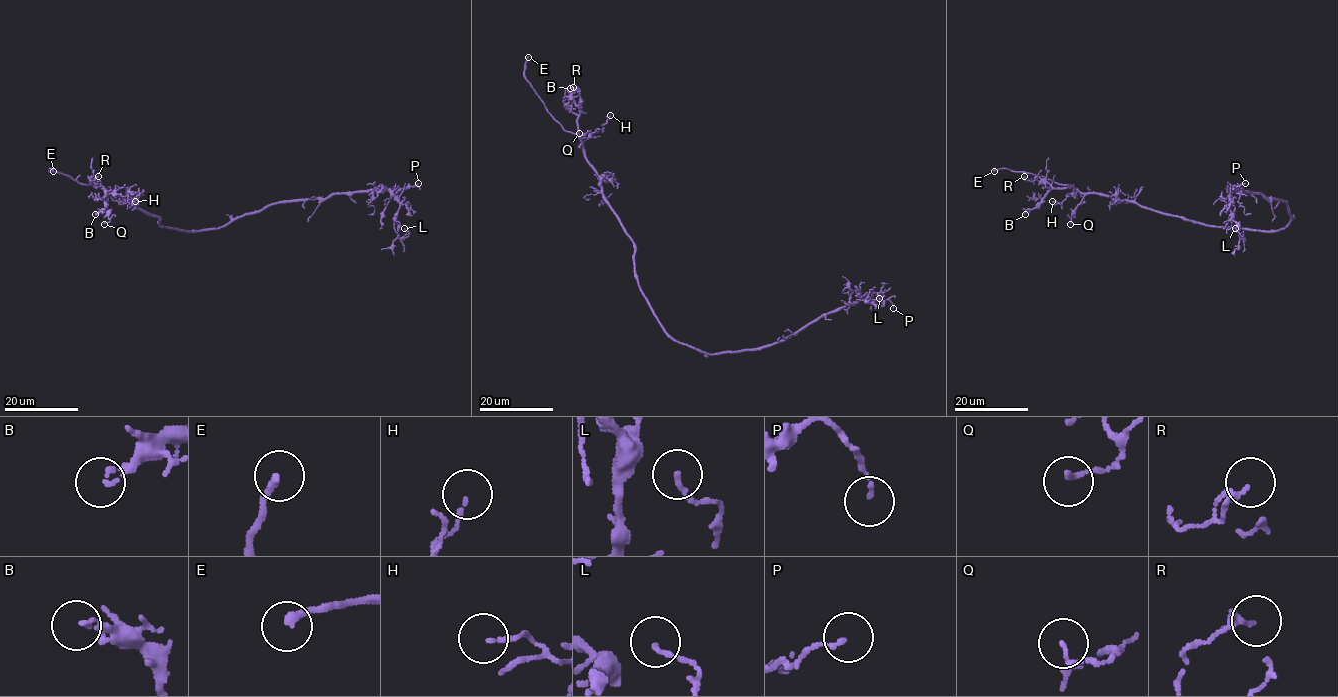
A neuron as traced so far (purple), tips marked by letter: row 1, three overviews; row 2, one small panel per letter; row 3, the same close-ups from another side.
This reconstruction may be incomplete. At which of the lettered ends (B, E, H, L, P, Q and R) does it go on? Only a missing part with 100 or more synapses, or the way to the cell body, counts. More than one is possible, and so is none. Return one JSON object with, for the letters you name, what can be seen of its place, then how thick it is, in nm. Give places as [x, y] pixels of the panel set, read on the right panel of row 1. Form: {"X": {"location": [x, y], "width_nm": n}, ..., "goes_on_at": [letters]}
{"E": {"location": [994, 171], "width_nm": 240}, "goes_on_at": ["E"]}

